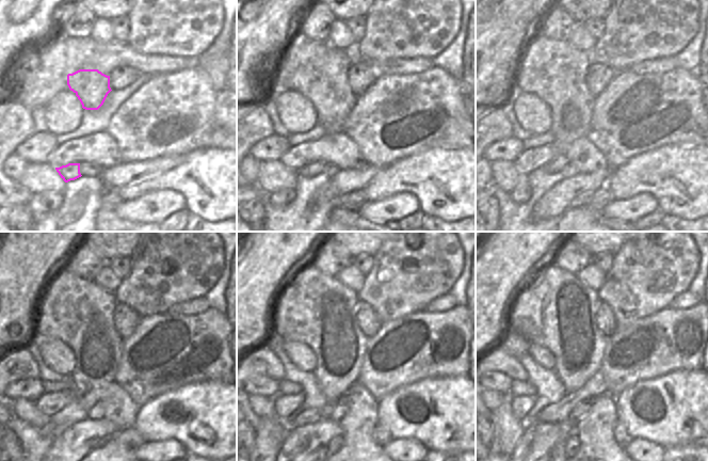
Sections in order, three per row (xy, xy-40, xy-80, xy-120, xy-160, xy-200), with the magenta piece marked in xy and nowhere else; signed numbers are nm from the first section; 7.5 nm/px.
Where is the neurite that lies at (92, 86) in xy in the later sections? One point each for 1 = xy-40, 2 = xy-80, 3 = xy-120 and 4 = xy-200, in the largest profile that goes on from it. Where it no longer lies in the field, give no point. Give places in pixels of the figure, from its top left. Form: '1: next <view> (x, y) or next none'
1: next xy-40 (317, 69)
2: next xy-80 (553, 70)
3: next xy-120 (78, 312)
4: next xy-200 (556, 311)

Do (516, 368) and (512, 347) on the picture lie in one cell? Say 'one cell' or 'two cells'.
two cells

